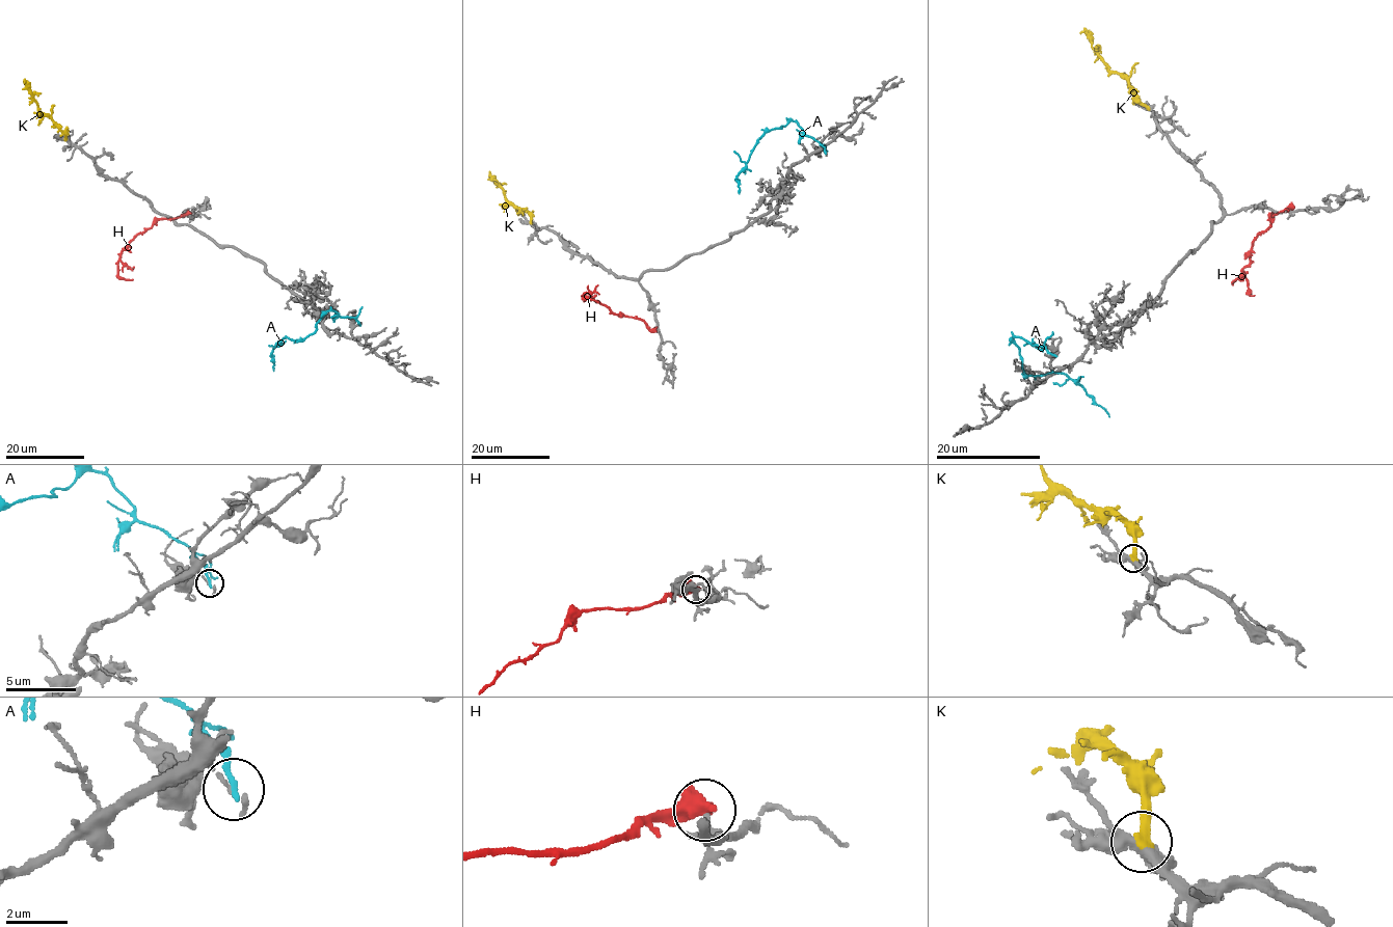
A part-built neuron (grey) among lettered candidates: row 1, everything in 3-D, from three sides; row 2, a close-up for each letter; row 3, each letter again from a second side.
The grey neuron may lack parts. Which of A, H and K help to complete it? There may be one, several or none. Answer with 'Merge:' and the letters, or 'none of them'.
Merge: K

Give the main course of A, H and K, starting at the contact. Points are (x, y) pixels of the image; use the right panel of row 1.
A: (1054, 355), (1041, 346), (1014, 336), (1022, 371), (1028, 376), (1065, 373), (1109, 416)
H: (1289, 208), (1274, 214), (1270, 224), (1252, 246), (1250, 262), (1242, 270), (1248, 290), (1254, 295)
K: (1148, 108), (1131, 93), (1130, 83), (1110, 71), (1092, 47), (1091, 38), (1085, 32), (1080, 33)

